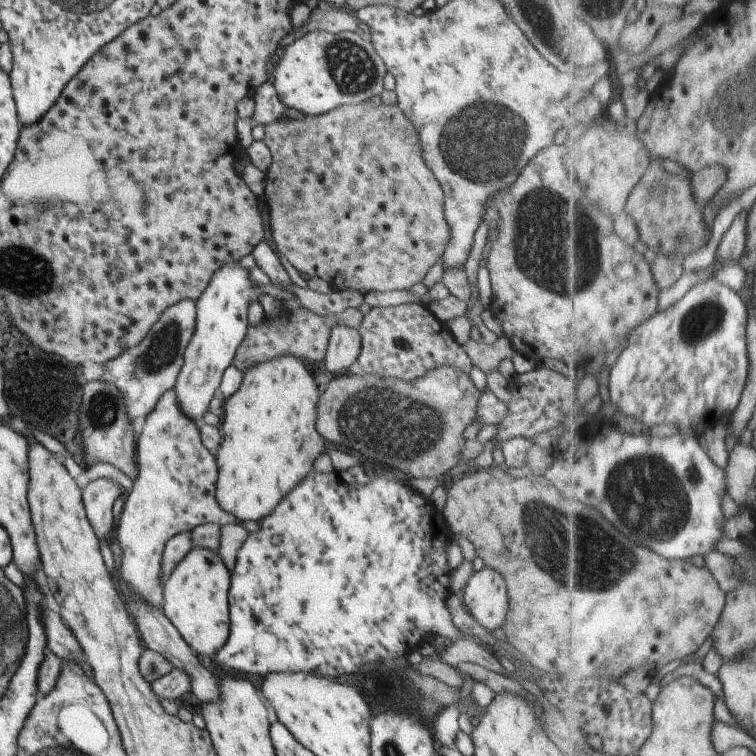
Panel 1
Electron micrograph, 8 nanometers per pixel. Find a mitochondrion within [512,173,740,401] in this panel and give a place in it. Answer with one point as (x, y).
(550, 234)

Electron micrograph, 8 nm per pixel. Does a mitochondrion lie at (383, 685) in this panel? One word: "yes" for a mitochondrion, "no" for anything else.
no

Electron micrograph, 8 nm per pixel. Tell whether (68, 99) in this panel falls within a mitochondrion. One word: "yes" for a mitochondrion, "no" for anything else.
no

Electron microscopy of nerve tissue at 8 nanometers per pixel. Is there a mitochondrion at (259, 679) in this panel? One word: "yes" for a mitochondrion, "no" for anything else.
no

